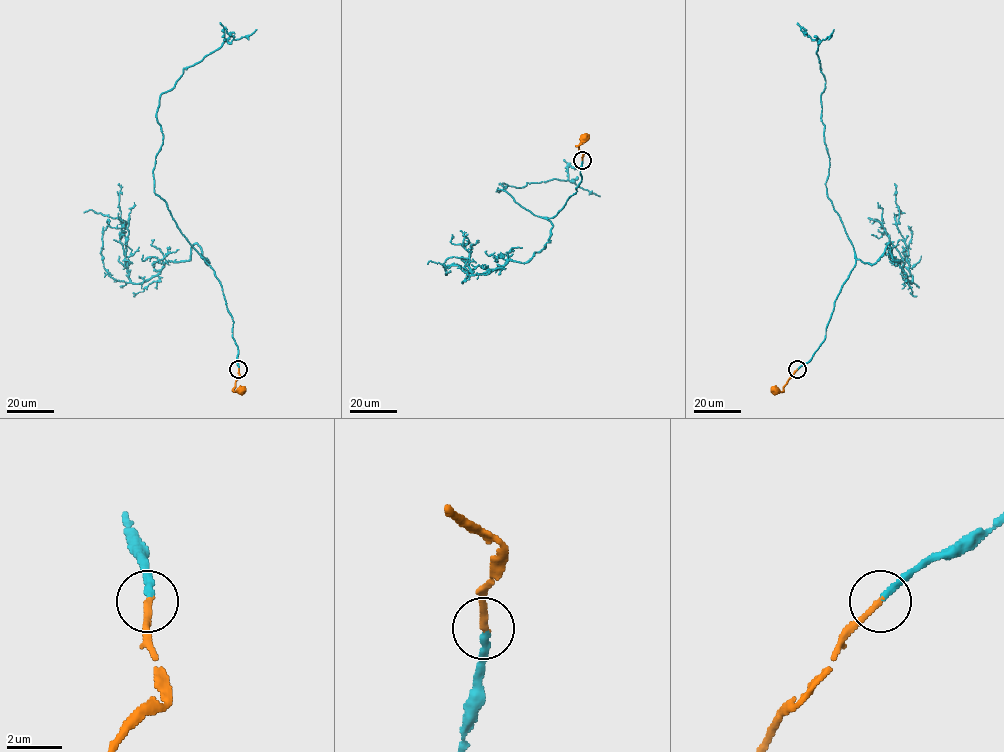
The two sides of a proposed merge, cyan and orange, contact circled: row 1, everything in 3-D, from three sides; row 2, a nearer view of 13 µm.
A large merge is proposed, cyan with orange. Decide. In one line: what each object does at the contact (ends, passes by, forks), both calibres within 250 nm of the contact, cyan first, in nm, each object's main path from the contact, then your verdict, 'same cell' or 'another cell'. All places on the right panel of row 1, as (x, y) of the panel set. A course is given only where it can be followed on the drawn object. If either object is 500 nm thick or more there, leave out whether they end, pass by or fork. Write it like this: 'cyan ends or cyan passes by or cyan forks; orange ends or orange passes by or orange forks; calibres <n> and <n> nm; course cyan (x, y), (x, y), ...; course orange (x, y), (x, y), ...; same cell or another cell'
cyan ends; orange ends; calibres 240 and 240 nm; course cyan (797, 368), (824, 340), (855, 263), (826, 192), (825, 81), (816, 53), (818, 41), (833, 29); course orange (797, 369), (782, 391), (775, 390); same cell

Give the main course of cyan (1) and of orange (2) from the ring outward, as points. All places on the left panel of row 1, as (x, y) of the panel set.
1: (238, 368), (222, 286), (154, 192), (153, 169), (163, 143), (160, 96), (184, 68), (256, 29)
2: (238, 369), (239, 376), (234, 390), (241, 390)

